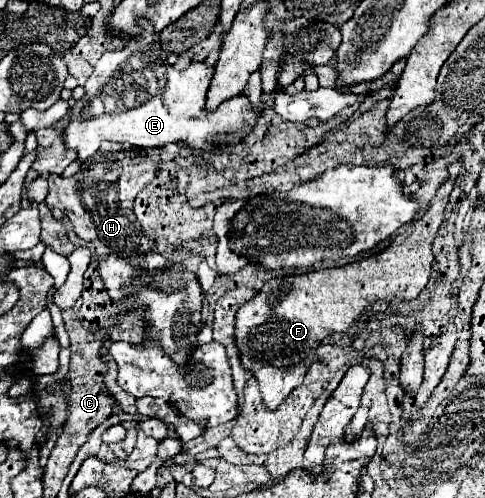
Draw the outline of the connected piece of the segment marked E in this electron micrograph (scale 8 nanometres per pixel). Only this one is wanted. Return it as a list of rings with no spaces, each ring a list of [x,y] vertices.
[[[137,17],[135,23],[143,29],[143,33],[127,39],[127,43],[115,51],[103,53],[85,85],[85,99],[77,101],[71,111],[71,123],[65,129],[65,145],[75,149],[79,159],[87,161],[101,149],[105,141],[139,149],[181,143],[203,151],[213,151],[223,145],[237,145],[237,141],[243,141],[247,133],[251,133],[265,105],[273,105],[273,93],[283,89],[283,85],[279,85],[283,63],[265,61],[261,65],[263,97],[257,105],[249,103],[249,99],[241,95],[221,103],[215,111],[207,111],[205,99],[215,65],[195,63],[195,67],[185,71],[173,69],[173,65],[167,61],[171,53],[161,49],[151,21]]]

